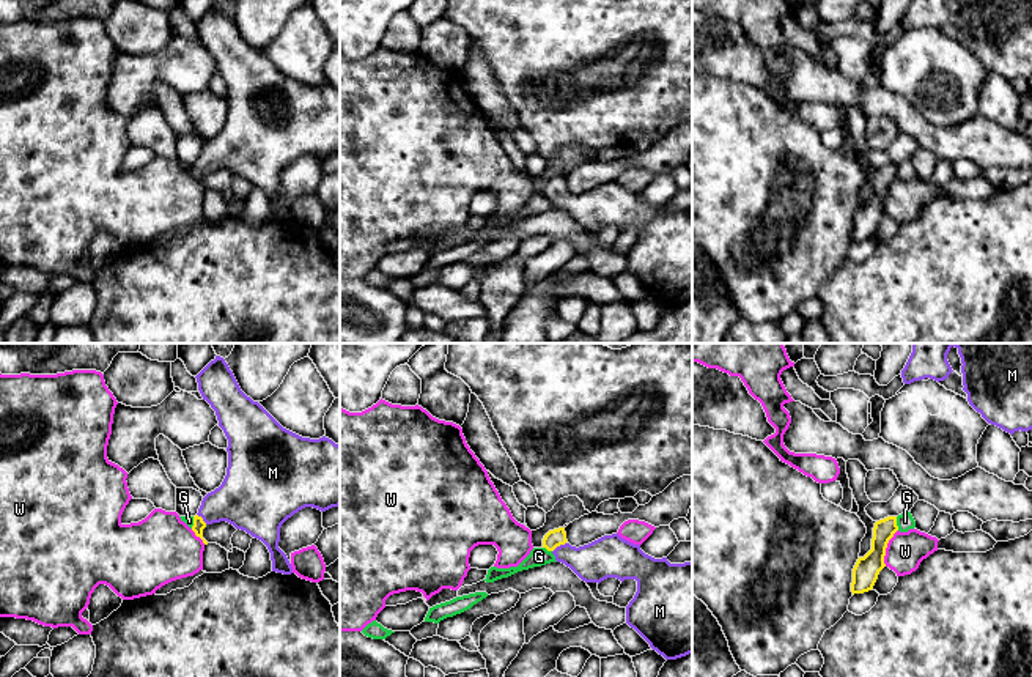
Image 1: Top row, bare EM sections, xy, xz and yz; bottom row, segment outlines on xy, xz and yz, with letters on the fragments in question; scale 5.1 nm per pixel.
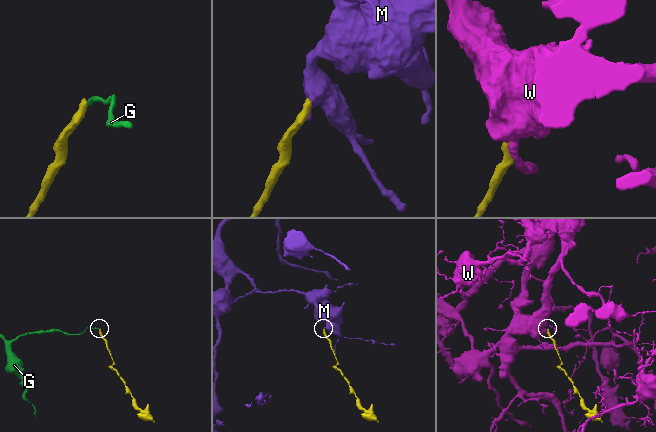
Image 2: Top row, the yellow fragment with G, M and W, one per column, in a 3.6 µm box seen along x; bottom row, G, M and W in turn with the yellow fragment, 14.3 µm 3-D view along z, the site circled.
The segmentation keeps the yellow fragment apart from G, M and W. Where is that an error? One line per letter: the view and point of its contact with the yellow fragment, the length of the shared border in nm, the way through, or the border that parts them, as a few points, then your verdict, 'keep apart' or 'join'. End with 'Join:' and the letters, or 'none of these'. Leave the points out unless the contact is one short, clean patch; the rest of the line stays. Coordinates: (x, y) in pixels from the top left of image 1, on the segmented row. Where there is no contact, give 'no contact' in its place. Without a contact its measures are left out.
G: yz (895, 523) | 70 nm | along yz (895, 517), (899, 529) | keep apart
M: xz (559, 545) | 90 nm | across xz (552, 539), (559, 545), (573, 558), (606, 558) | join
W: yz (886, 547) | 200 nm | along yz (897, 529), (888, 543), (884, 566) | keep apart
Join: M

